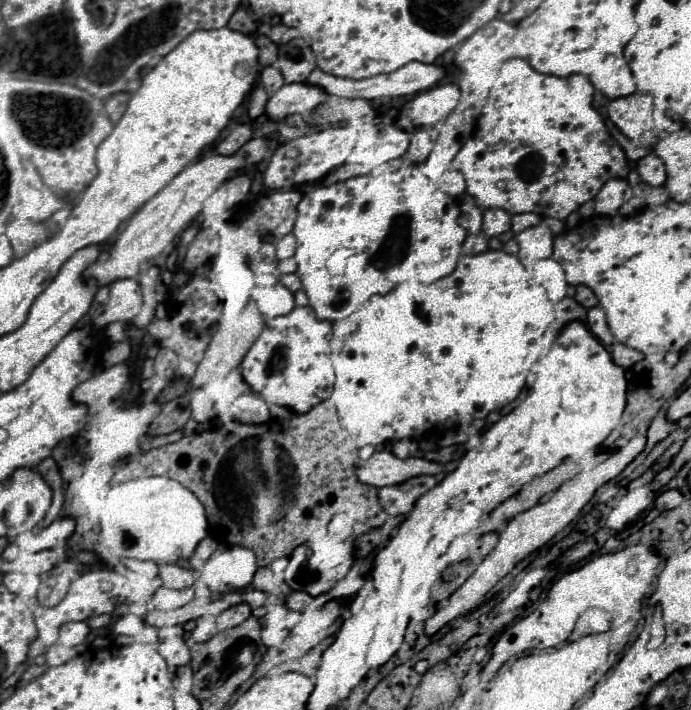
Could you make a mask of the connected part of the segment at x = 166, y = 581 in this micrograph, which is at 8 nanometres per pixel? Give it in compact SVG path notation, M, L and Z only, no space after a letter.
M161 564L159 566L159 578L161 578L163 586L171 588L171 590L185 590L195 582L193 570L181 568L177 564Z

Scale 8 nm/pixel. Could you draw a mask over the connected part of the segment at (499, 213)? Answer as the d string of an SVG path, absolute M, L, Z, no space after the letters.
M489 208L483 212L483 236L493 238L511 230L511 214L501 208Z

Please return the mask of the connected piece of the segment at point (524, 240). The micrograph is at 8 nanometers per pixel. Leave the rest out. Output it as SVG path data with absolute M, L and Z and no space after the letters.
M547 224L527 228L515 234L515 240L519 242L519 254L517 254L519 258L541 260L541 258L551 258L553 254L553 234Z

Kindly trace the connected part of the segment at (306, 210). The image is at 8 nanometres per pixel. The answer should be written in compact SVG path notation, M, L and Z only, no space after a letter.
M403 166L395 172L389 172L389 174L381 174L381 176L357 176L357 178L349 178L345 182L337 182L337 184L331 184L331 186L313 186L311 190L305 192L303 200L299 202L297 210L299 210L299 216L295 220L295 228L293 228L293 234L297 238L297 252L295 252L295 262L297 262L297 276L301 278L303 282L303 290L307 292L307 298L309 298L309 306L315 310L317 318L319 320L327 320L327 322L337 322L337 320L343 320L347 318L351 312L355 312L361 304L365 304L373 294L385 294L389 290L393 290L397 284L405 282L405 280L417 280L421 284L431 284L443 276L449 276L455 266L457 266L457 260L461 256L461 244L467 236L467 230L459 226L459 202L451 196L445 196L445 194L437 194L435 190L429 190L427 188L427 176L419 170L419 166Z

